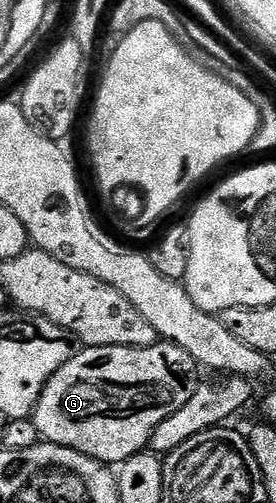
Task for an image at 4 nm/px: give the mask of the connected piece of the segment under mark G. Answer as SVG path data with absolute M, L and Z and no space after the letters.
M165 340L148 348L123 346L87 346L55 372L42 389L32 415L39 439L57 446L67 446L103 464L121 464L149 447L150 437L172 412L180 412L192 392L200 385L200 367L184 348Z

